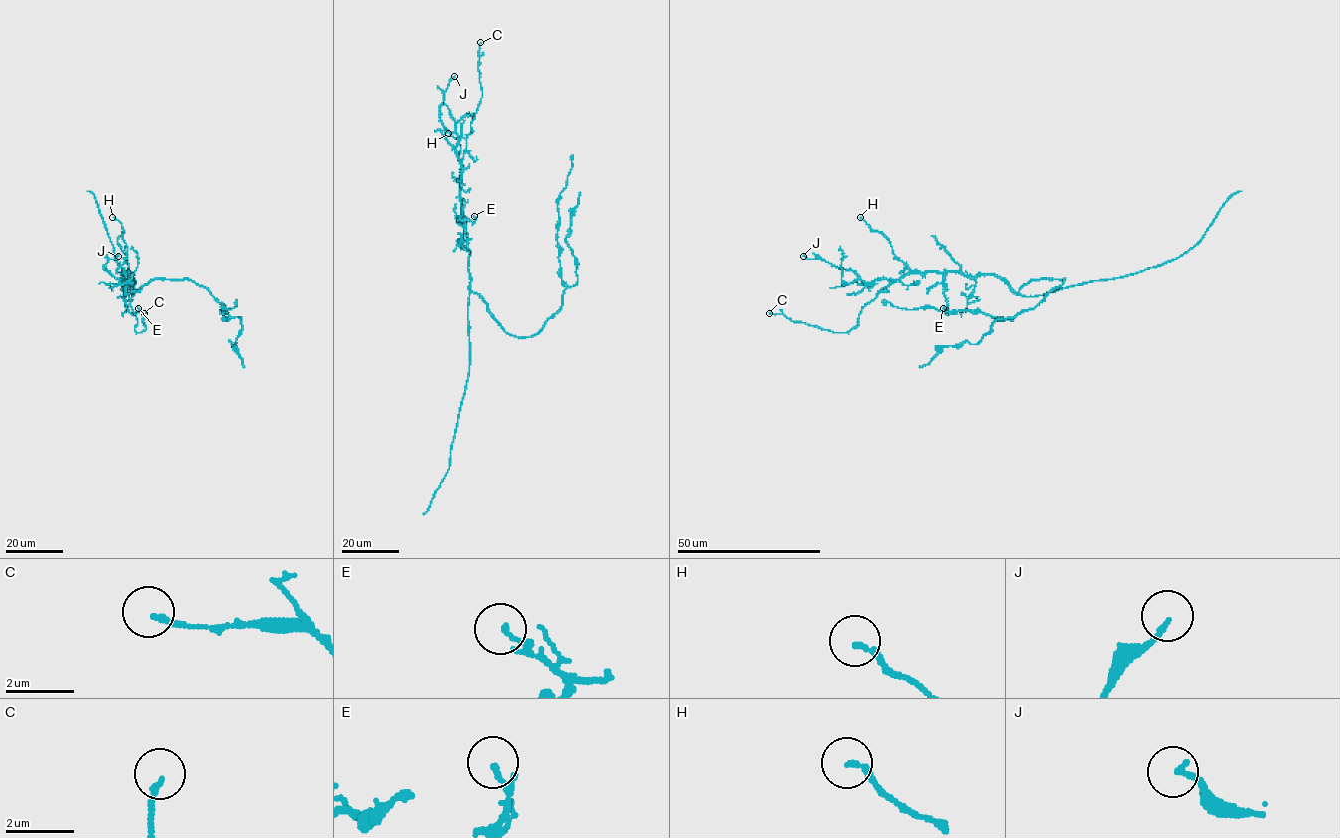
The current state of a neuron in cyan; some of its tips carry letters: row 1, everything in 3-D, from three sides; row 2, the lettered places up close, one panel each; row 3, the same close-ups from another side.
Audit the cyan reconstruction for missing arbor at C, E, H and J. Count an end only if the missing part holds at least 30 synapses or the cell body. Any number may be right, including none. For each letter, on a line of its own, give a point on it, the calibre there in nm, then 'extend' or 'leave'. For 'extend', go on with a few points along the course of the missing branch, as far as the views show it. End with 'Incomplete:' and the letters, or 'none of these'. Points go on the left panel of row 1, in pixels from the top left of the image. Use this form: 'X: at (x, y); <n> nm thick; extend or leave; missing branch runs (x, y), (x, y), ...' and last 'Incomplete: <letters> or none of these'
C: at (144, 313); 150 nm thick; leave
E: at (138, 308); 100 nm thick; leave
H: at (112, 217); 180 nm thick; leave
J: at (118, 256); 140 nm thick; leave
Incomplete: none of these

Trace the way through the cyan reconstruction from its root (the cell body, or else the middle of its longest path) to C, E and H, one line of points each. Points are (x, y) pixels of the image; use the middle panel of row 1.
C: (473, 292), (460, 182), (466, 138), (473, 131), (471, 123), (482, 97), (480, 42)
E: (473, 292), (469, 289), (466, 221), (461, 216), (459, 218), (473, 221), (474, 216)
H: (473, 292), (469, 289), (467, 234), (458, 180), (463, 167), (458, 159), (460, 146), (448, 133)

